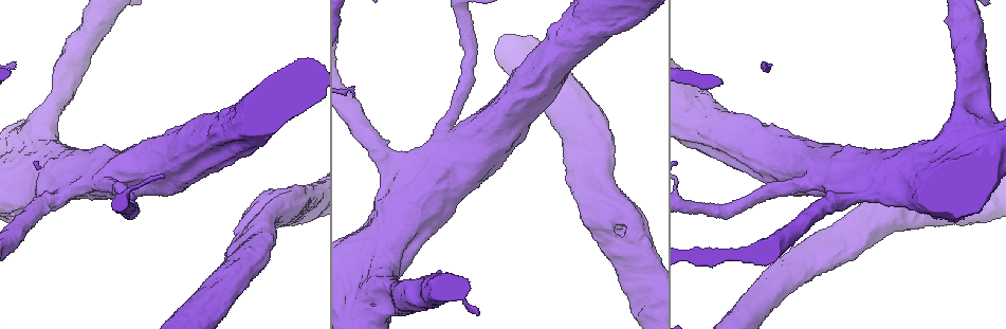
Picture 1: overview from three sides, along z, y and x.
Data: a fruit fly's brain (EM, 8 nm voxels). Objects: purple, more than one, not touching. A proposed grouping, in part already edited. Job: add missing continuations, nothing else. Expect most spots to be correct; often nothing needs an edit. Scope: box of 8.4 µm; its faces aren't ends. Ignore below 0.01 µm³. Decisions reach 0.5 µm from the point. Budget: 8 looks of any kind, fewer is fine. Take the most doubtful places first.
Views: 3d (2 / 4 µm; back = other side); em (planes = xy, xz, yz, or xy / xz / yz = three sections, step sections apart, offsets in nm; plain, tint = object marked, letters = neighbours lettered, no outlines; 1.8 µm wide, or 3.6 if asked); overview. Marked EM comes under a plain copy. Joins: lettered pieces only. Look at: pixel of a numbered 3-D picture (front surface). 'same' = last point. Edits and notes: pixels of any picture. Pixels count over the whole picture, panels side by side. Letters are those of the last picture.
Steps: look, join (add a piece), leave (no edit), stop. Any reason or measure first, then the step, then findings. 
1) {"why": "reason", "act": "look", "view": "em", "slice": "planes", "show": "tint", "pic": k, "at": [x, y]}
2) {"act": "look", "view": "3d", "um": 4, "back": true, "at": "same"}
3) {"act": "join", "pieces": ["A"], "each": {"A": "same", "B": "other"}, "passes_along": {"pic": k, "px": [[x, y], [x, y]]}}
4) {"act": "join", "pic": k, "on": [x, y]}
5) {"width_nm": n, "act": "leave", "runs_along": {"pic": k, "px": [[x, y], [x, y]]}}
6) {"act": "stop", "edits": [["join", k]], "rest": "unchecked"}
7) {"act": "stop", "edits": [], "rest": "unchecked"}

{"why": "closes a loop", "act": "look", "view": "3d", "um": 4, "pic": 1, "at": [645, 262]}

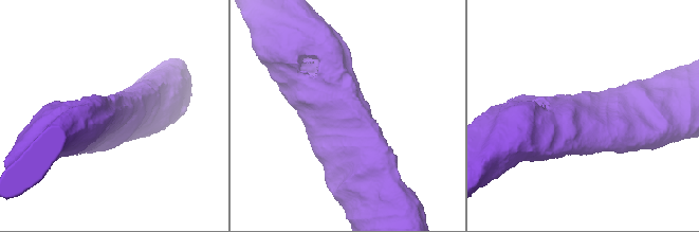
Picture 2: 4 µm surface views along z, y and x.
{"act": "look", "view": "em", "um": 3.6, "slice": "xy", "step": 16, "show": "tint", "pic": 2, "at": [350, 111]}

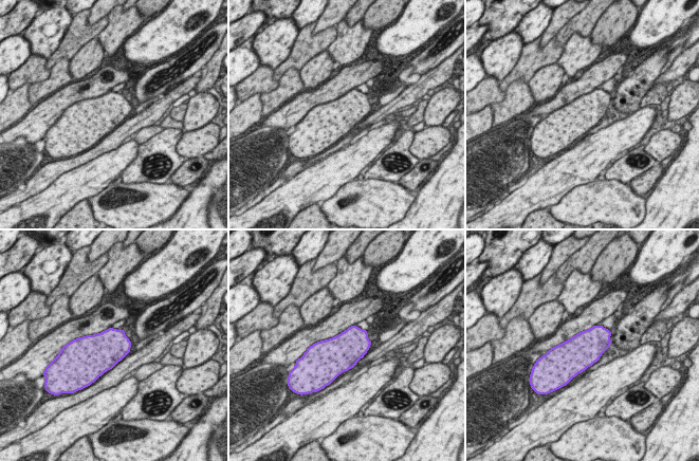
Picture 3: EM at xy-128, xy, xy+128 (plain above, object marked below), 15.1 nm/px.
{"act": "look", "view": "em", "um": 3.6, "slice": "planes", "show": "letters", "at": "same"}

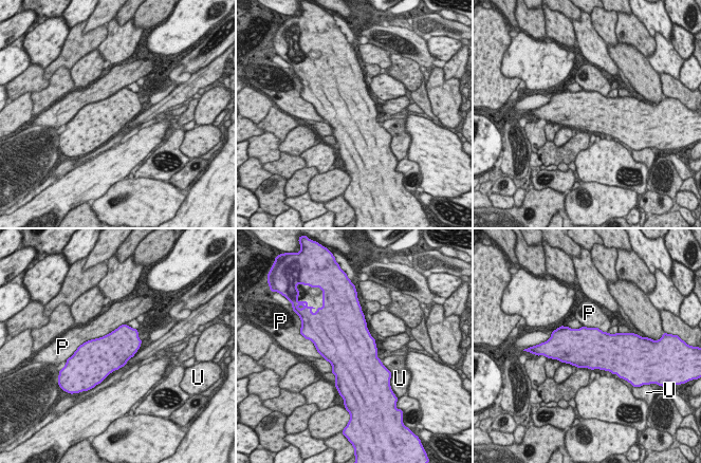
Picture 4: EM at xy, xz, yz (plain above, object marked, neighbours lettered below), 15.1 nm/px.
{"act": "leave", "each": {"P": "other", "U": "other"}, "border": {"pic": 4, "px": [[125, 322], [81, 345]]}, "found": "no lettered piece goes on from it"}

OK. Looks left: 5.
{"why": "branch stops here", "act": "look", "view": "em", "um": 3.6, "slice": "planes", "show": "letters", "pic": 1, "at": [575, 195]}

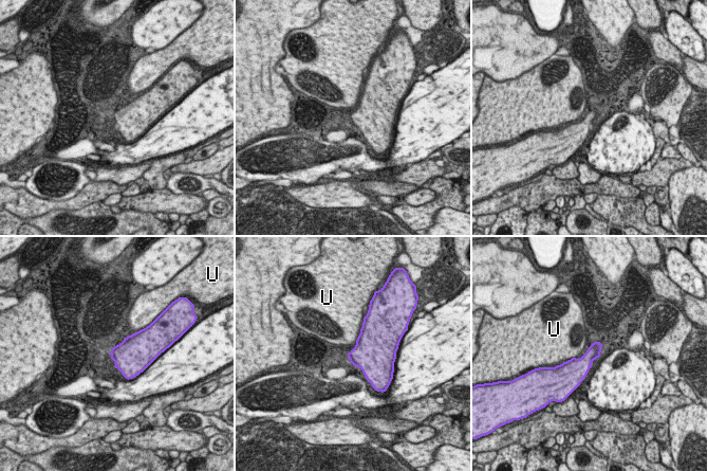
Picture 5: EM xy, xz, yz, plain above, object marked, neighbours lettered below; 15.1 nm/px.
{"act": "leave", "each": {"U": "other"}, "border": {"pic": 5, "px": [[142, 328], [124, 339]]}, "found": "none of them fits"}

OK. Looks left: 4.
{"why": "closes a loop", "act": "look", "view": "3d", "um": 2, "back": true, "pic": 1, "at": [841, 199]}

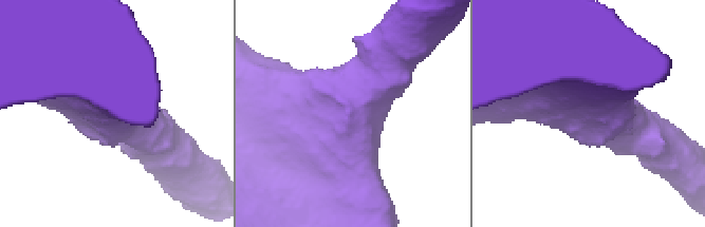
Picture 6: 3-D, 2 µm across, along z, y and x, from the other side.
{"why": "shape alone is not enough", "act": "look", "view": "em", "slice": "xz", "step": 4, "show": "tint", "pic": 6, "at": [339, 116]}

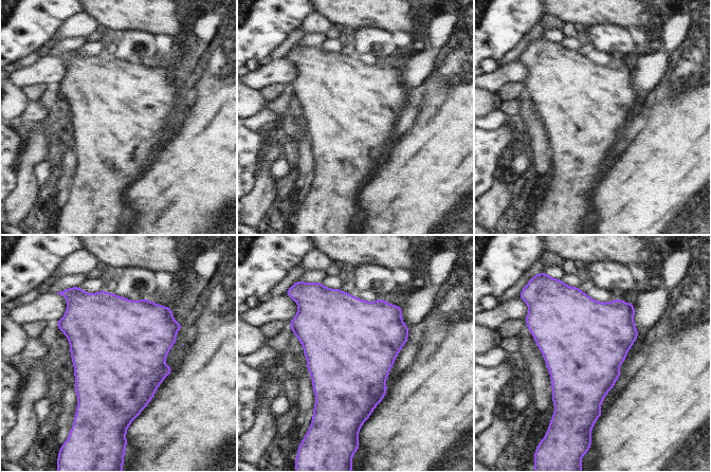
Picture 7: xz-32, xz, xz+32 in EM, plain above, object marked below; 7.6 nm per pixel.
{"why": "cut it another way", "act": "look", "view": "em", "slice": "planes", "show": "letters", "at": "same"}

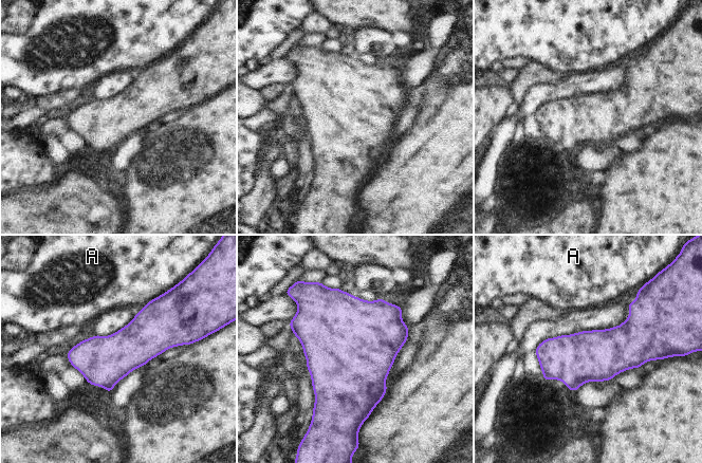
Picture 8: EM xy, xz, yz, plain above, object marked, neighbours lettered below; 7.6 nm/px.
{"longest_contact_nm": ["A", 150], "act": "leave", "each": {"A": "other"}, "found": "none of them fits"}

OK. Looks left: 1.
{"act": "stop", "edits": [], "rest": "unchecked"}

